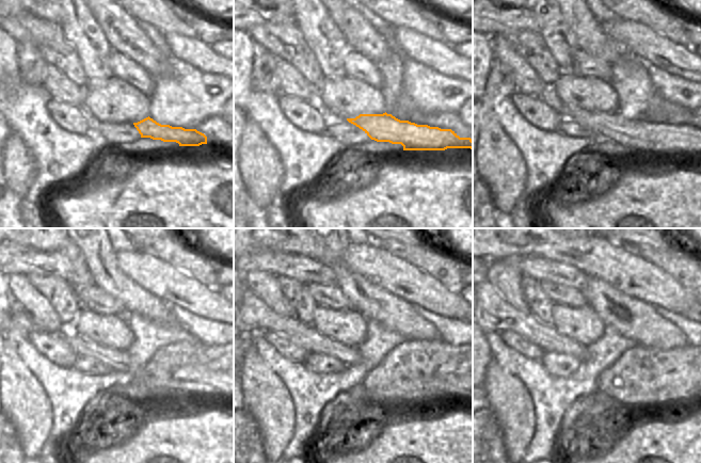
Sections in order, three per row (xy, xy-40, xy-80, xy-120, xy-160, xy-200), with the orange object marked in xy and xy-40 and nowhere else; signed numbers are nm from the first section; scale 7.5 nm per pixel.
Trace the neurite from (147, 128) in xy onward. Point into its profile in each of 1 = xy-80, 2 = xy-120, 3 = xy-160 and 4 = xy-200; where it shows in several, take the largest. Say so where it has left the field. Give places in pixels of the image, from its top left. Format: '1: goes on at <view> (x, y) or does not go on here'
1: goes on at xy-80 (656, 138)
2: goes on at xy-120 (188, 380)
3: goes on at xy-160 (255, 317)
4: goes on at xy-200 (494, 314)

